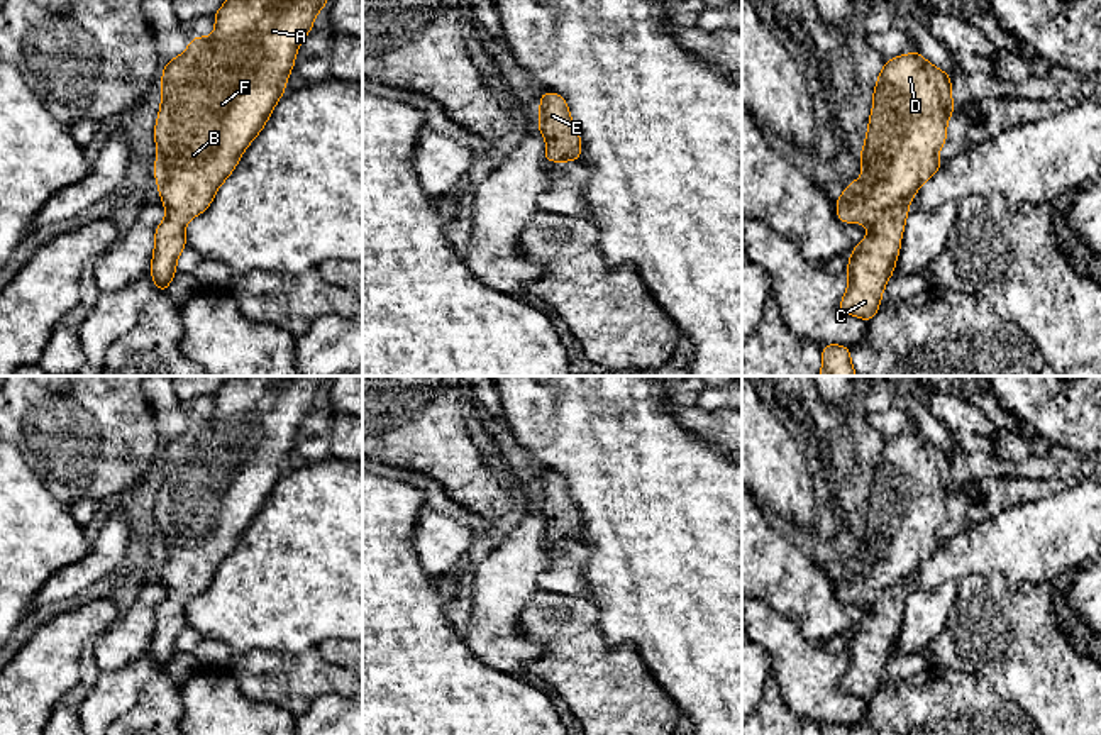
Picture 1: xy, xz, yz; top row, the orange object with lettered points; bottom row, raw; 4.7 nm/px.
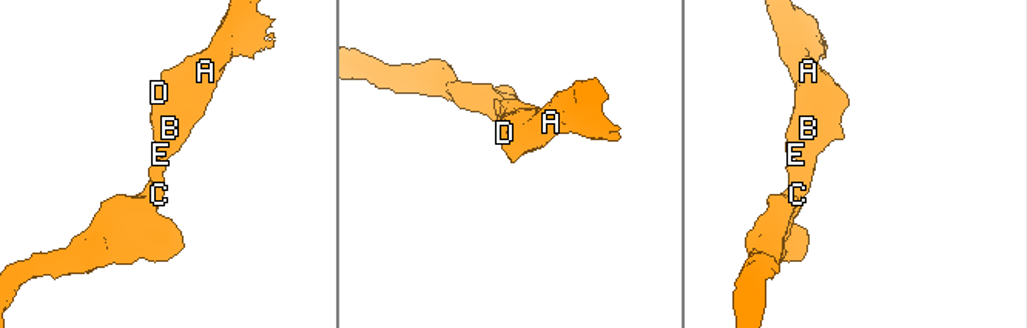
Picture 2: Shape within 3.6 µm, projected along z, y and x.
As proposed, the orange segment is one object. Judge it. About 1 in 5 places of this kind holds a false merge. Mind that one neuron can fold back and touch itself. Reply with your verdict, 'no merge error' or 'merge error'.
no merge error

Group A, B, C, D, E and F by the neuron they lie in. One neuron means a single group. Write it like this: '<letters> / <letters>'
A B C D E F

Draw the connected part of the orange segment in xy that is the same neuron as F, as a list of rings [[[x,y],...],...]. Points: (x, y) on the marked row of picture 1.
[[[227,0],[213,14],[213,36],[191,36],[186,51],[166,61],[154,127],[158,158],[152,166],[159,200],[168,213],[154,232],[154,256],[149,264],[159,295],[166,295],[178,273],[176,259],[188,246],[186,222],[212,205],[219,186],[239,164],[241,154],[263,132],[285,93],[296,51],[327,3],[329,0]]]

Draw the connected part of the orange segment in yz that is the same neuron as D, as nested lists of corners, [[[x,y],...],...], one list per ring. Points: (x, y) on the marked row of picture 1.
[[[918,47],[894,59],[886,59],[872,91],[872,112],[859,161],[864,174],[845,185],[844,195],[835,200],[837,217],[847,225],[862,222],[869,235],[850,251],[847,264],[849,285],[838,310],[871,323],[876,317],[888,279],[901,249],[901,234],[908,218],[908,207],[920,186],[943,164],[937,158],[947,142],[947,120],[955,112],[949,76],[925,58]]]

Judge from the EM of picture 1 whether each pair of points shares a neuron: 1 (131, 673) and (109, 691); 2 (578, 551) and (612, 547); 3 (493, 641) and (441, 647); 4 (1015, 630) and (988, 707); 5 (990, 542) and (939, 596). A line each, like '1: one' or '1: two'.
1: one
2: two
3: two
4: two
5: two

